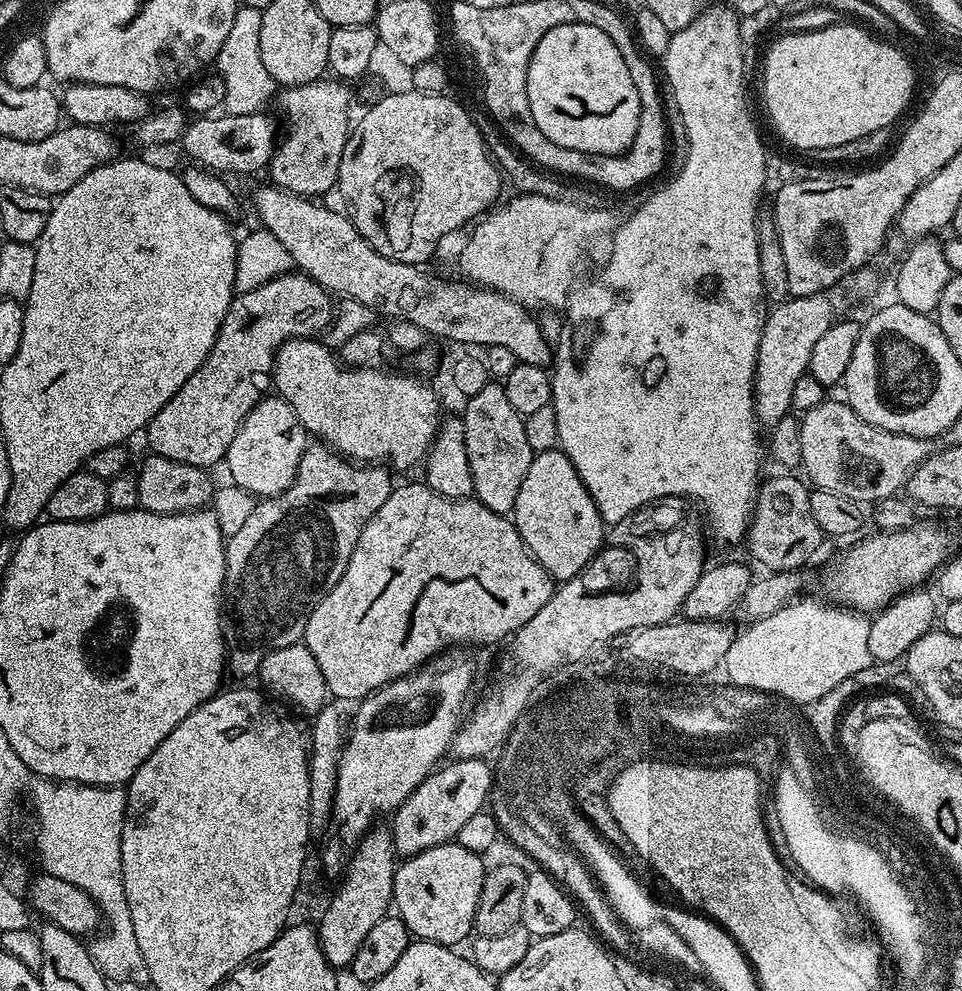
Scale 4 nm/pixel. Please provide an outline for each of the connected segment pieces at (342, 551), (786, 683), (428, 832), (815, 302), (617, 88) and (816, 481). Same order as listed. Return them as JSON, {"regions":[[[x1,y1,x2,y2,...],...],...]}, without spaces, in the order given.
{"regions":[[[323,442,309,443,298,462,298,474,292,485,281,496,270,496,256,502,250,511,249,518,243,523,243,527,239,528,238,534,227,537,224,549,224,591,227,596,226,616,227,619,228,616,232,619,232,625,229,628,227,625,223,629,223,634,226,645,226,664,231,671,233,668,240,676,255,677,259,673,260,661,264,656,279,648,303,641,306,622,310,618,310,614,314,614,318,602,322,602,322,598,326,598,326,594,330,594,330,590,334,590,338,578,342,578,342,574,346,570,346,562,350,562,350,554,354,554,354,546,358,546,358,538,362,538,362,530,366,526,366,522,370,522,370,518,378,510,378,506,382,506,382,502,386,502,386,498,390,498,394,487,391,475,393,476,393,473,384,466,357,466,340,453,333,452]],[[797,599,782,610,749,623,745,627,748,629,741,636,740,633,733,635,730,650,726,650,722,665,722,672,728,675,729,685,737,689,756,689,759,692,772,693,797,706,806,706,811,700,822,698,826,690,834,690,838,682,846,682,850,674,858,674,858,670,866,670,866,666,874,663,867,642,870,624,861,613,841,608,823,599,804,599]],[[453,759,451,763,445,763,439,770,427,776,418,786,418,790,414,790,414,794,410,794,410,798,406,798,406,802,402,802,402,806,398,806,391,817,392,844,401,857,416,856,439,844,455,841,462,825,473,814,485,811,492,790,493,765,488,765,487,759]],[[831,291,816,292,810,296,792,296,775,305,764,319,762,342,758,342,756,355,756,377,754,394,756,395,756,418,765,429,771,428,793,411,792,395,798,378,808,371,810,353,814,350,818,338,830,330,834,323,840,300]],[[573,22,554,26,538,42,528,67,526,96,530,98,530,114,550,142,566,146,566,150,595,156,620,156,636,140,639,124,639,94,622,53,608,34,596,26]],[[825,398,818,406,814,406,814,410,803,413,799,422,802,434,800,463,803,475,815,487,842,494,842,498,855,500,861,506,874,506,880,500,897,495,907,485,914,469,938,448,937,441,932,438,923,440,917,436,907,436,882,430,878,426,870,426,870,422,860,417,843,399]]]}

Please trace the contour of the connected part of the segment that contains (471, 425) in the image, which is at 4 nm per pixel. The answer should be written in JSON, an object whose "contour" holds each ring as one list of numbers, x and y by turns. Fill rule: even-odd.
{"contour":[[489,382,478,390,478,394,467,397,468,404,462,411,466,458,470,462,472,491,482,506,508,516,518,502,518,490,522,490,522,478,530,470,534,455,529,439,526,438,525,417,520,416,506,399,503,383]]}

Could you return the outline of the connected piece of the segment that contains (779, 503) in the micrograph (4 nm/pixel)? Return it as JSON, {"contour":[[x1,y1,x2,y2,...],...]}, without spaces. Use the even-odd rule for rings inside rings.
{"contour":[[780,475,784,476,772,476,769,480,767,477,756,493,756,505,748,521,746,545,753,558,768,567,765,569,794,572,803,569,803,564,819,550,822,533,818,522,814,522,814,513,810,511,809,485,799,475]]}

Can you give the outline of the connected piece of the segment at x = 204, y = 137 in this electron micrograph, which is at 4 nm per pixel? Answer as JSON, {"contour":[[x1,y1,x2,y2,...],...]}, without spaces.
{"contour":[[264,112,254,114,204,114,193,119,182,133,184,152,193,165,217,174,256,172,272,163,278,143,278,124]]}

